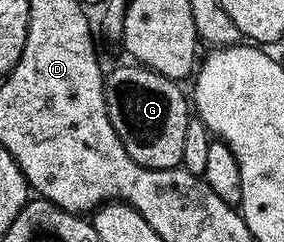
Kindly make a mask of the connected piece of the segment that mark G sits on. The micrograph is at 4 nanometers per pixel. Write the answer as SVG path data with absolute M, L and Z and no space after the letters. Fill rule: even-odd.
M140 64L117 66L105 74L107 116L123 140L123 148L139 164L152 170L175 170L183 160L183 143L187 140L187 124L191 117L191 102L180 89L159 72Z

